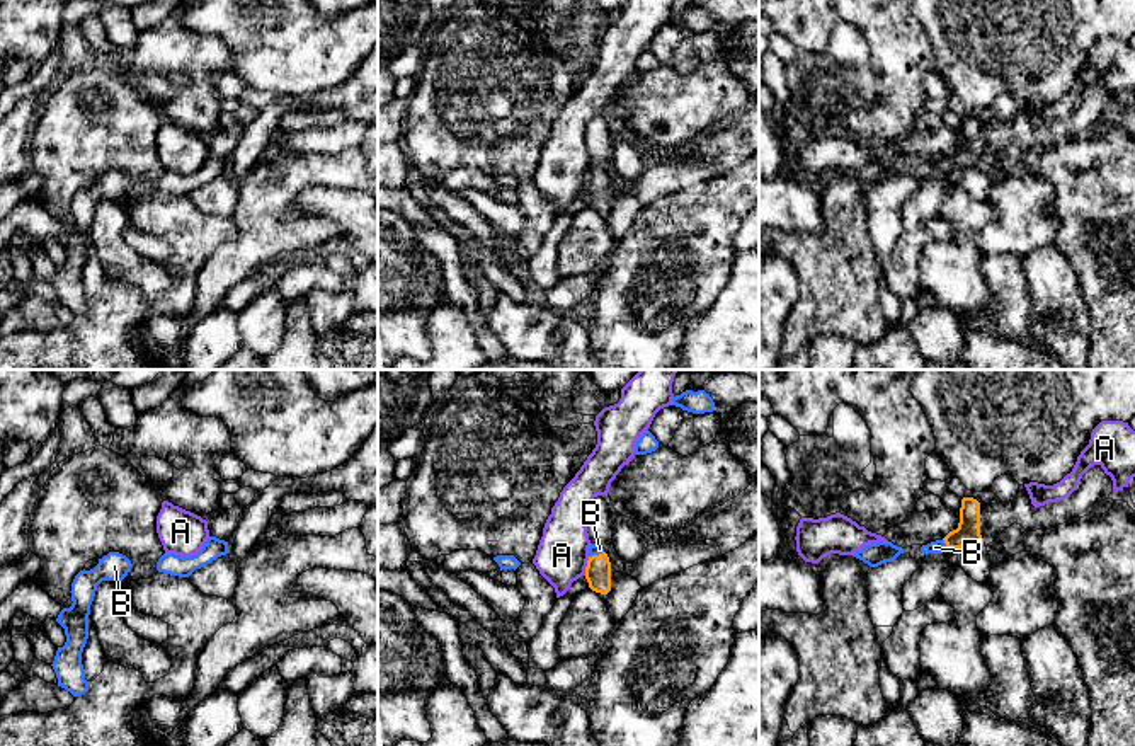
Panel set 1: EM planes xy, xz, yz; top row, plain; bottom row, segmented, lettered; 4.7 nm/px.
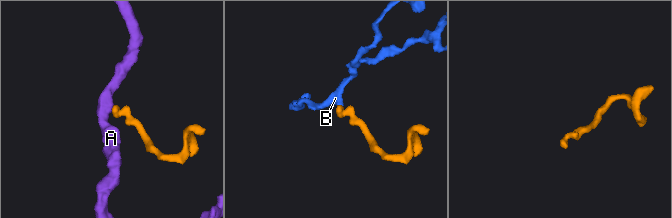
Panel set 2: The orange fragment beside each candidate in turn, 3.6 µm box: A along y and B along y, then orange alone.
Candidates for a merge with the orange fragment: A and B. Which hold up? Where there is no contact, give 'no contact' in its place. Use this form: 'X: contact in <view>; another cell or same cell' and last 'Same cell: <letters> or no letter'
A: contact in xz; another cell
B: contact in yz; same cell
Same cell: B

